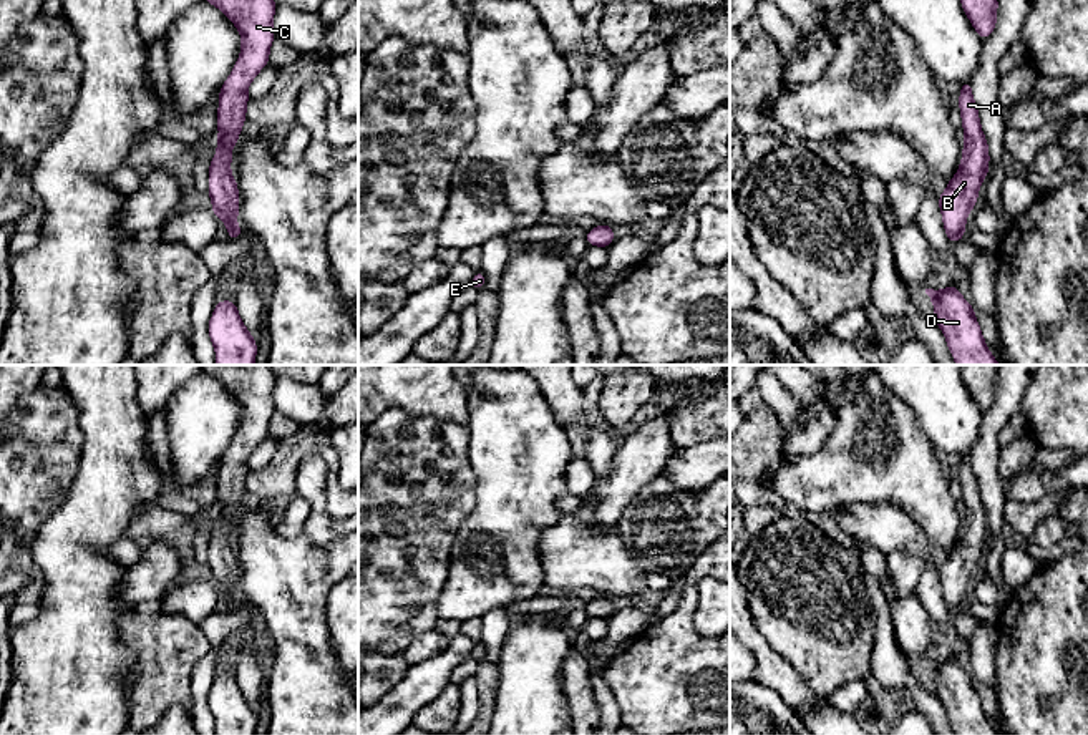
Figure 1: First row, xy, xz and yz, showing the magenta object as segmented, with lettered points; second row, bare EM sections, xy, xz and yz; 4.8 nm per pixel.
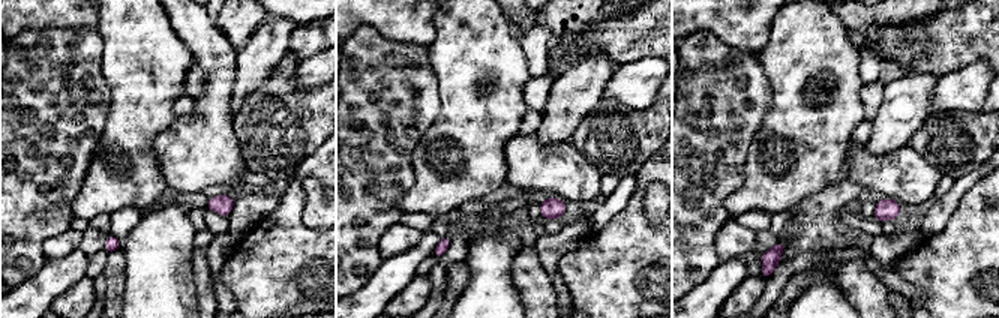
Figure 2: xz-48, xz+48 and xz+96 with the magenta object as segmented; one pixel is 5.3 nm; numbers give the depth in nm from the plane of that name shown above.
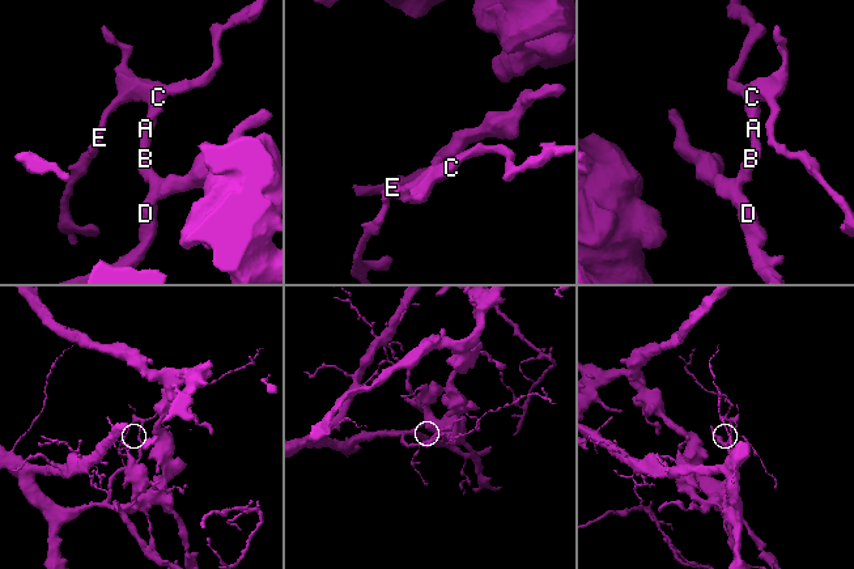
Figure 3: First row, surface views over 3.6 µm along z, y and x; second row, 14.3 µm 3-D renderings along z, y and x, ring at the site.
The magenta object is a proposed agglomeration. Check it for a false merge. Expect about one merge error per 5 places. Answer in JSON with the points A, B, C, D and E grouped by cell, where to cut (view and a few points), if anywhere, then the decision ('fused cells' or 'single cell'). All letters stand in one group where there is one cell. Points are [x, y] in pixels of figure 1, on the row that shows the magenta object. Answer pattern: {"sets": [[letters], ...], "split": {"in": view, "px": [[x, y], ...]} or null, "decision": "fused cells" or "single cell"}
{"sets": [["A", "B", "C", "D", "E"]], "split": null, "decision": "single cell"}

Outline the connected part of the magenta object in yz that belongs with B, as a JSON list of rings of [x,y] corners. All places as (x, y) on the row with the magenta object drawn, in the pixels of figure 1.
[[[972,81],[960,85],[959,110],[964,128],[962,161],[947,189],[937,197],[945,236],[952,244],[964,239],[969,212],[979,199],[979,187],[988,176],[988,144],[980,128],[977,103],[972,96]]]

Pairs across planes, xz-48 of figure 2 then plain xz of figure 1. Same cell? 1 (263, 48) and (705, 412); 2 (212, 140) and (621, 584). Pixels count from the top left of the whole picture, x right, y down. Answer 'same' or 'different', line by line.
1: different
2: same

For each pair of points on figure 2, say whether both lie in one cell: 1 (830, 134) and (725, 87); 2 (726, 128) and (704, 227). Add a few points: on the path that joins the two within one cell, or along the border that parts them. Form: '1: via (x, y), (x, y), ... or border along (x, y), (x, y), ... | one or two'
1: border along (765, 72), (770, 81), (770, 110), (752, 138) | two
2: via (704, 152), (704, 203) | one

